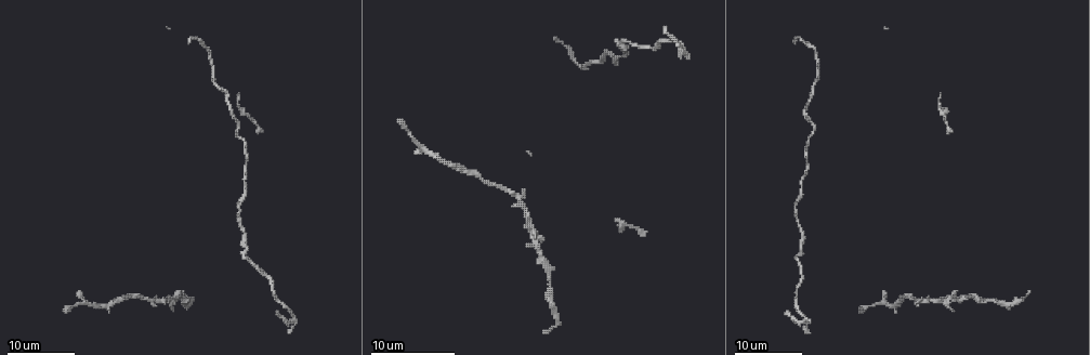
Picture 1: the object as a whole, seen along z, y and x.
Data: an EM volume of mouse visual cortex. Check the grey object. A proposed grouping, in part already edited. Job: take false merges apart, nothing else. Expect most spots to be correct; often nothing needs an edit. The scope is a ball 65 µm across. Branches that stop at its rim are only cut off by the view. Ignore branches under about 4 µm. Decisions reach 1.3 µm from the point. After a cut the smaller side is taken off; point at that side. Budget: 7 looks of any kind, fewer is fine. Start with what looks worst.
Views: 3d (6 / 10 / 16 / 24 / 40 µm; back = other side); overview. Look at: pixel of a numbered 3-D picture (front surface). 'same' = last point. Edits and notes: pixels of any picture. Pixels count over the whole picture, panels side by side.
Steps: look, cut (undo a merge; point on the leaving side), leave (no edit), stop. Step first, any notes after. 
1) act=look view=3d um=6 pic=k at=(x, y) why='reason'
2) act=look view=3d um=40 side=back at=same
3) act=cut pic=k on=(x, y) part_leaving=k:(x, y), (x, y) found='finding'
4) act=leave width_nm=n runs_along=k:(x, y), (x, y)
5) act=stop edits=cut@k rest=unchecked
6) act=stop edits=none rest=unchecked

act=look view=3d um=24 pic=1 at=(922, 299) why='four or more arms meet'

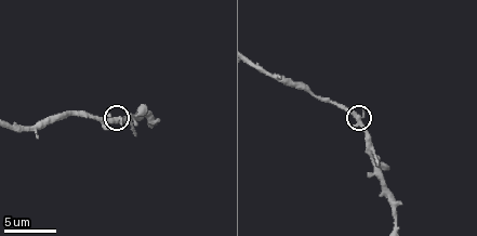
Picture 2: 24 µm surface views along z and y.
act=look view=3d um=10 pic=2 at=(353, 116)

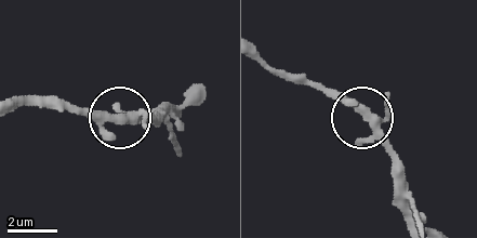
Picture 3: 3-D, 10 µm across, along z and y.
act=leave side_arm_um=19 found='one neuron here'

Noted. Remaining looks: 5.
act=look view=3d um=10 pic=2 at=(384, 164) why='four-way junction'

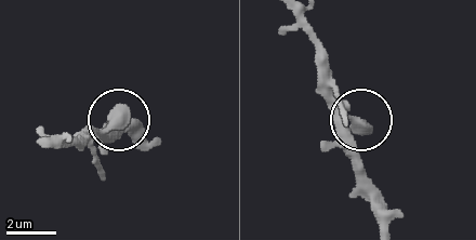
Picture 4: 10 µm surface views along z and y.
act=leave width_nm=390 found='all the same neuron'

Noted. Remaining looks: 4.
act=look view=3d um=16 pic=1 at=(246, 187) why='sudden change in width'

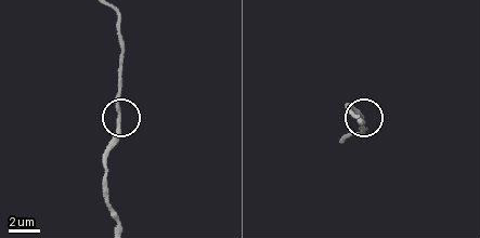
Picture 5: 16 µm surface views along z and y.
act=look view=3d um=10 pic=5 at=(119, 124) why='zoom in'

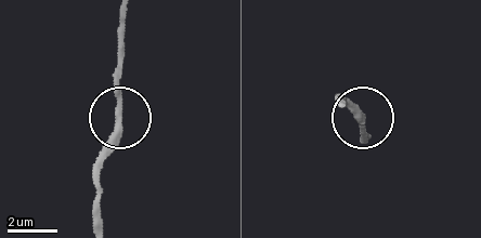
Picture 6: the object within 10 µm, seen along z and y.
act=leave width_nm=260 runs_along=6:(98, 219), (98, 169), (122, 113), (116, 47) found='all the same neuron'

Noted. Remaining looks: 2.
act=stop edits=none rest=unchecked

